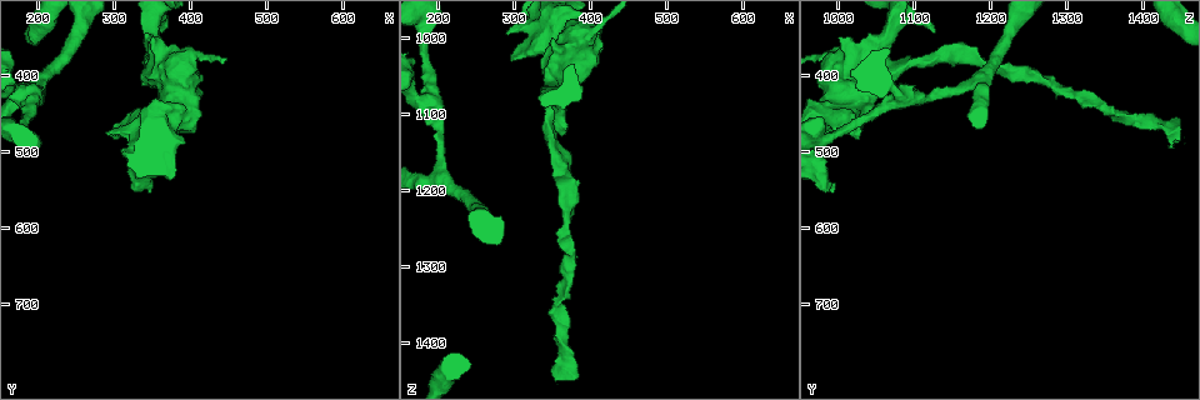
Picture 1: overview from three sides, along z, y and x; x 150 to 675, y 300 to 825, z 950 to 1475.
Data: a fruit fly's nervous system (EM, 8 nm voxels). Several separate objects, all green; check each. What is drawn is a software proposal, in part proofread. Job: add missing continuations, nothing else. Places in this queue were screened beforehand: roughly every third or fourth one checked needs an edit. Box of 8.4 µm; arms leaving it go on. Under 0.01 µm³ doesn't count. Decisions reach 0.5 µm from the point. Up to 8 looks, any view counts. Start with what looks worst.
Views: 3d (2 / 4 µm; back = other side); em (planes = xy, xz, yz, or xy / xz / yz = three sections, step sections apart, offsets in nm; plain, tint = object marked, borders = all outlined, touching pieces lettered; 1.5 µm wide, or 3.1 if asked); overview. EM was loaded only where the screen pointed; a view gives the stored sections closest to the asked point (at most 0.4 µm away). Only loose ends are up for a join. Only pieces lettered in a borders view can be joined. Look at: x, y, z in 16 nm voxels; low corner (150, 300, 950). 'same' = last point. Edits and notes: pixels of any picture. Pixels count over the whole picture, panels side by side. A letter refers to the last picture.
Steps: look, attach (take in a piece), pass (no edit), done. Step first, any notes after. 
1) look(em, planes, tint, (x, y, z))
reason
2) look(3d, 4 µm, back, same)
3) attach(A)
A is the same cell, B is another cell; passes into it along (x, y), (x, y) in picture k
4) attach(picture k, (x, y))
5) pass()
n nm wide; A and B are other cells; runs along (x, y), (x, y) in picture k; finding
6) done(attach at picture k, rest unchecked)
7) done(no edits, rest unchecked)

look(3d, 4 µm, (360, 495, 1430))
an open end

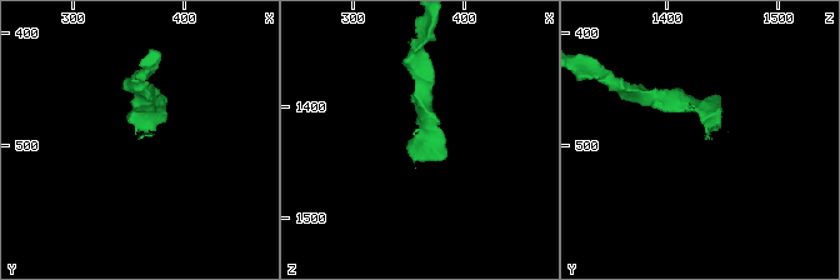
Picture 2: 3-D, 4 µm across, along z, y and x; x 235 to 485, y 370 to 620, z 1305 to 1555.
look(em, planes, plain, (360, 492, 1434))

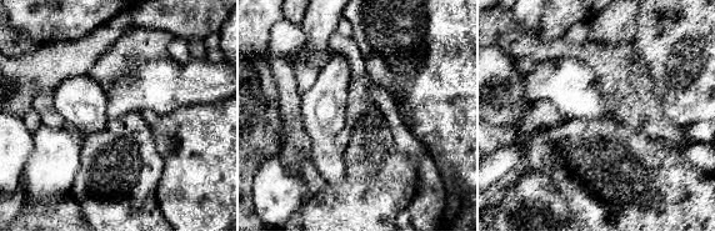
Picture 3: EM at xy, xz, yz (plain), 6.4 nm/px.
look(em, planes, borders, same)

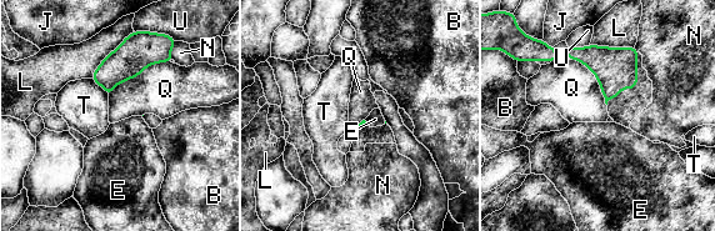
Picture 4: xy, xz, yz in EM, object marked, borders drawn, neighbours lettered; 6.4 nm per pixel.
pass()
B, E, J, L, N, Q, T and U are other cells; none of them fits

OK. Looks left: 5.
look(em, yz, step 4, borders, (345, 550, 995))
branch stops here

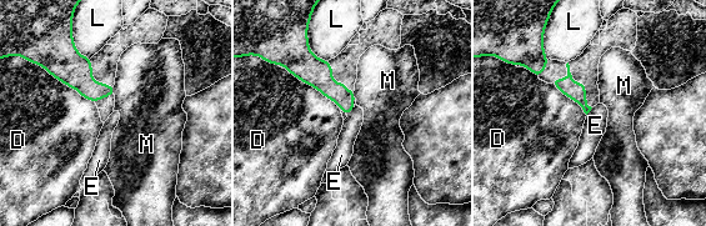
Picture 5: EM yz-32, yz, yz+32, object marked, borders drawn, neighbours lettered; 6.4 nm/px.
look(em, planes, borders, same)
cut it another way

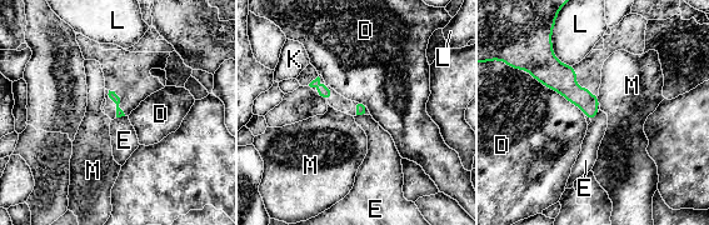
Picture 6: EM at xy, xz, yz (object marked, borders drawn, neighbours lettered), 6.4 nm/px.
pass()
D, E, K, L and M are other cells; border along (598, 95), (599, 103) in picture 6; none of them fits

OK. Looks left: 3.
look(3d, 2 µm, (350, 350, 1000))
thick end

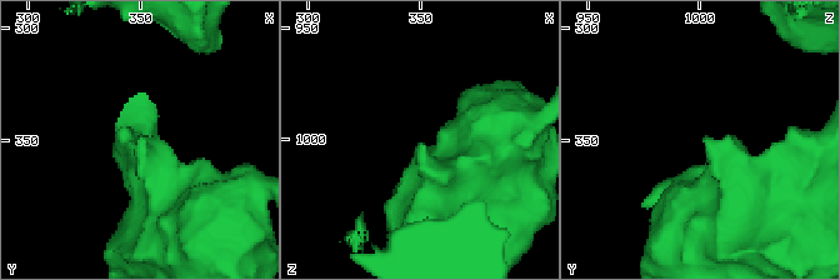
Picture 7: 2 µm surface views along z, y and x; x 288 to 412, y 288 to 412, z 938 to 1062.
look(em, xy, step 4, borders, (350, 349, 1002))

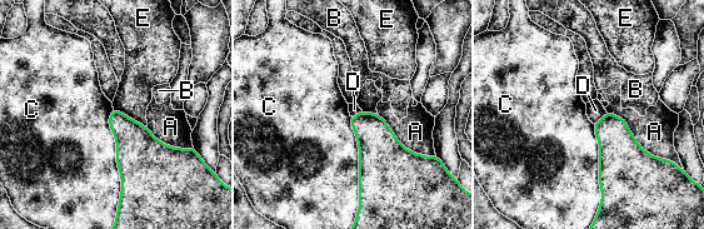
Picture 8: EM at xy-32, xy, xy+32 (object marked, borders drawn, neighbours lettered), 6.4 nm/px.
look(em, planes, borders, same)

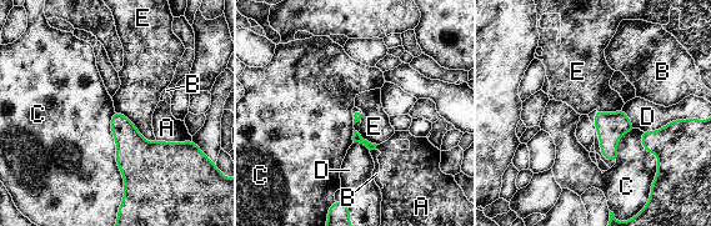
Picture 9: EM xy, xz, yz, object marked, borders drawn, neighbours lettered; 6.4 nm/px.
pass()
A, B, C, D and E are other cells; border along (114, 110), (111, 134), (124, 196) in picture 9; no lettered piece goes on from it

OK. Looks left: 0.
done(no edits, rest unchecked)

